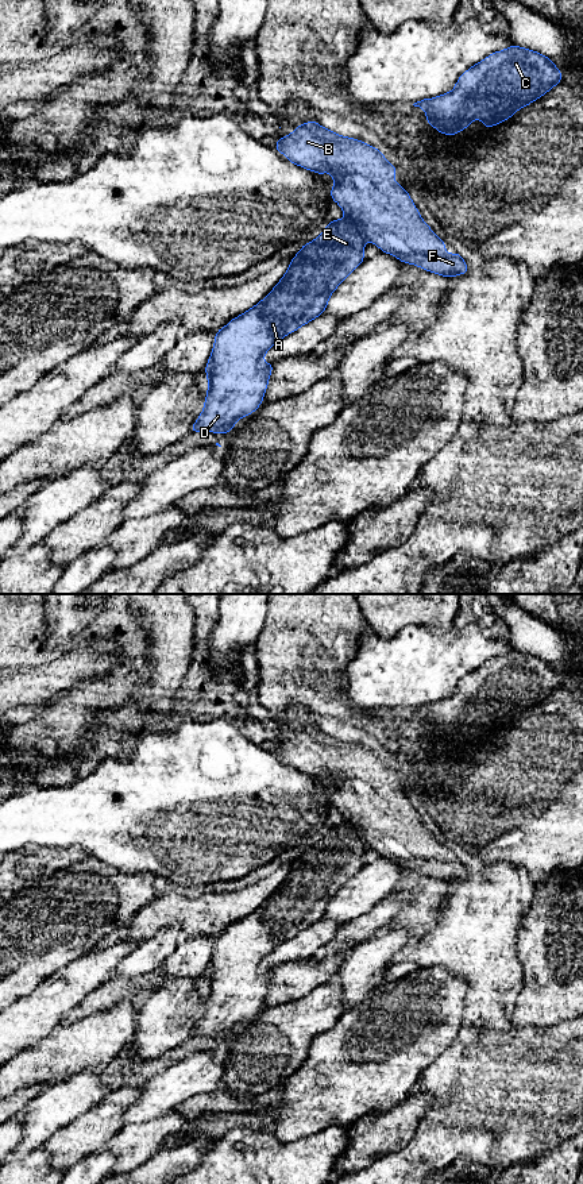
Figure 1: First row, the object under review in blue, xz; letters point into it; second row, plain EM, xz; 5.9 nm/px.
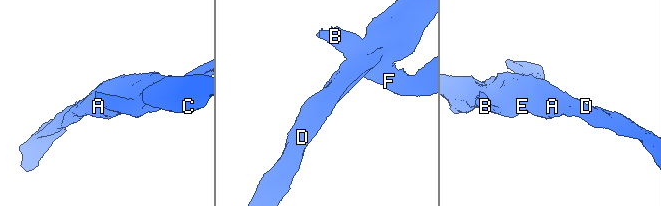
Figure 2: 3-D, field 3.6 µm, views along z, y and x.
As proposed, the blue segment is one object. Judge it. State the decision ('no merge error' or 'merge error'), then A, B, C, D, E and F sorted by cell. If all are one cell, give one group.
merge error; groups A C D E / B F

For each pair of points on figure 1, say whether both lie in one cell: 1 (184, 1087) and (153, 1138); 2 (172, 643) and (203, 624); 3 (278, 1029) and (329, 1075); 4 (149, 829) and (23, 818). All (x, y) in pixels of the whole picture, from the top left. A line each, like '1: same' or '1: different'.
1: different
2: different
3: different
4: same

